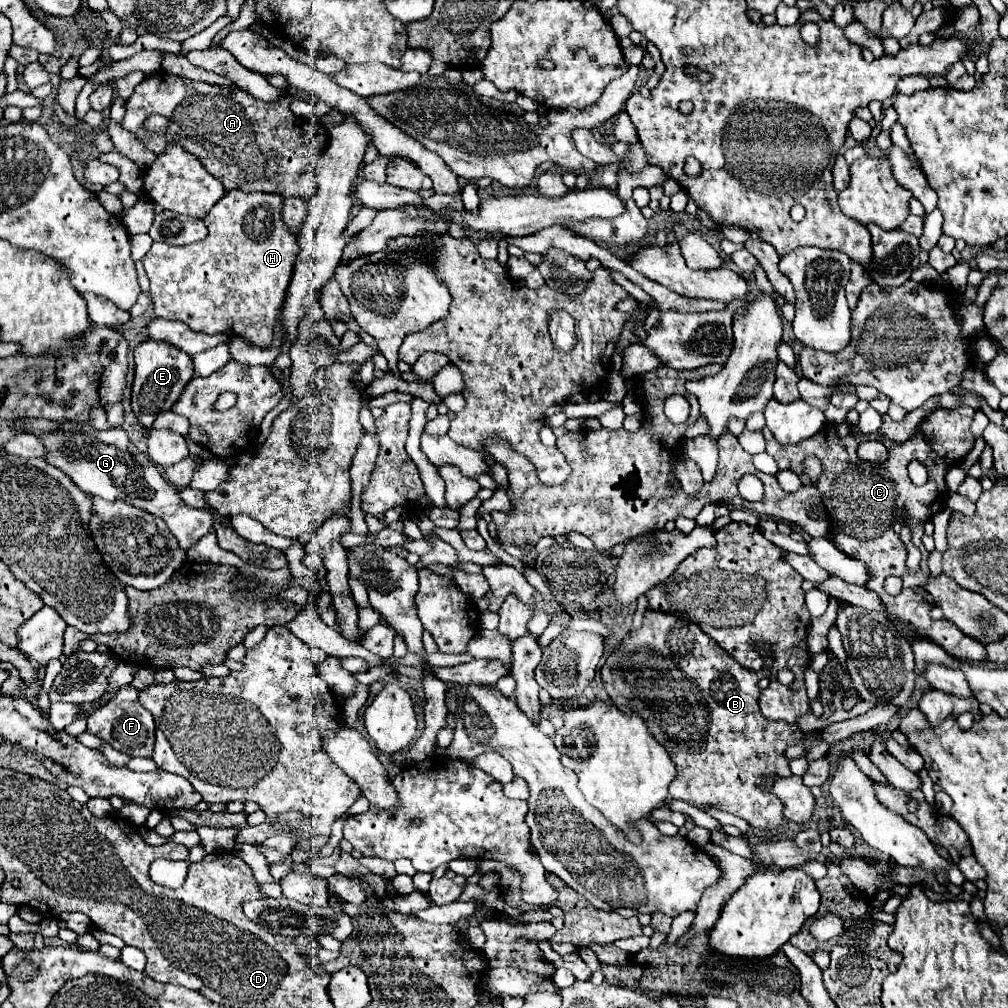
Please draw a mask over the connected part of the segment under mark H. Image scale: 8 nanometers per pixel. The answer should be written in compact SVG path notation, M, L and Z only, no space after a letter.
M235 189L225 193L225 197L221 197L203 219L209 229L207 239L185 247L153 243L149 253L143 257L143 267L151 283L149 293L155 315L181 321L189 329L205 335L239 335L259 347L269 347L275 335L275 325L281 319L281 309L293 275L293 263L299 255L299 243L285 227L281 207L283 199L275 193L243 193Z

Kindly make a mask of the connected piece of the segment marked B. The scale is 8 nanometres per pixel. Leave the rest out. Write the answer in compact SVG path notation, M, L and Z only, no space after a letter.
M649 609L643 615L643 627L621 641L601 667L601 679L609 697L623 707L623 711L633 711L643 717L655 739L667 745L677 767L677 775L669 783L671 797L683 799L701 811L727 811L745 819L751 827L773 831L785 821L785 807L771 793L771 785L775 777L791 777L785 749L801 743L805 735L797 725L791 727L789 723L763 719L759 711L761 689L757 685L761 677L761 671L753 671L737 663L707 633L703 633L699 625L683 617Z

